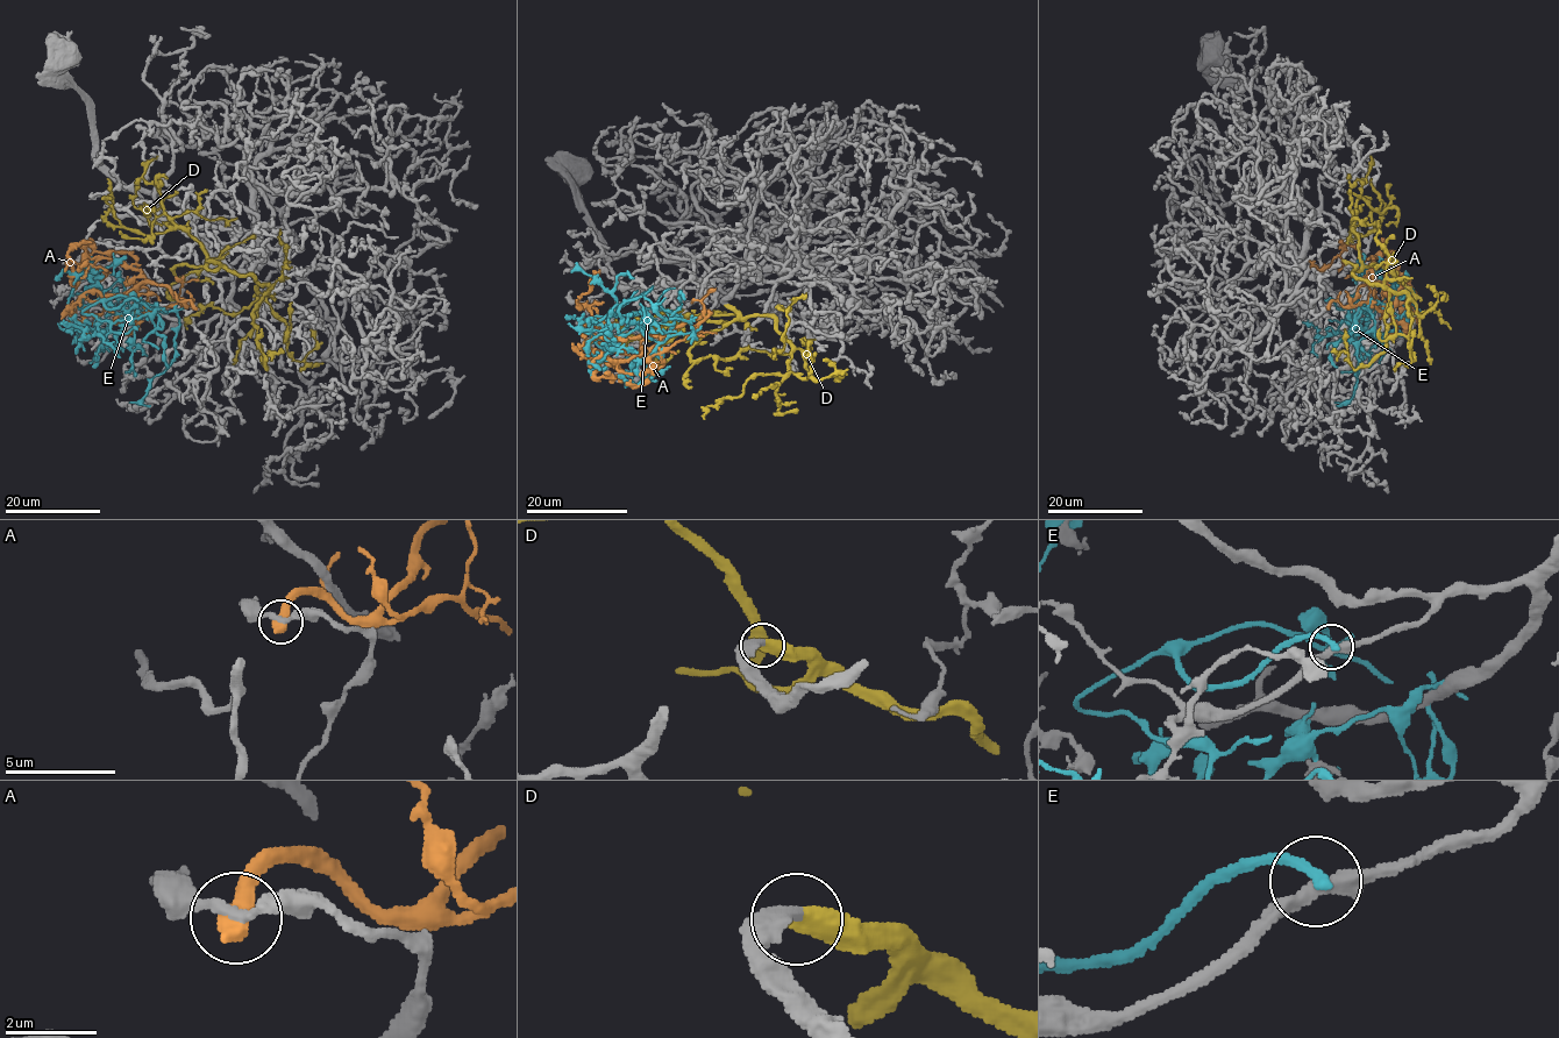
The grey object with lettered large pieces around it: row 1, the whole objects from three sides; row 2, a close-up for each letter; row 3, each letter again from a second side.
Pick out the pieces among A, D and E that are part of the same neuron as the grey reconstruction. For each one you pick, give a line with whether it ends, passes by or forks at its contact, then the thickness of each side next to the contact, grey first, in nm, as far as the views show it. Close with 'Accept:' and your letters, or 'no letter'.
D: it ends there; 380 nm thick on the grey side, 500 nm on the other
Accept: D

